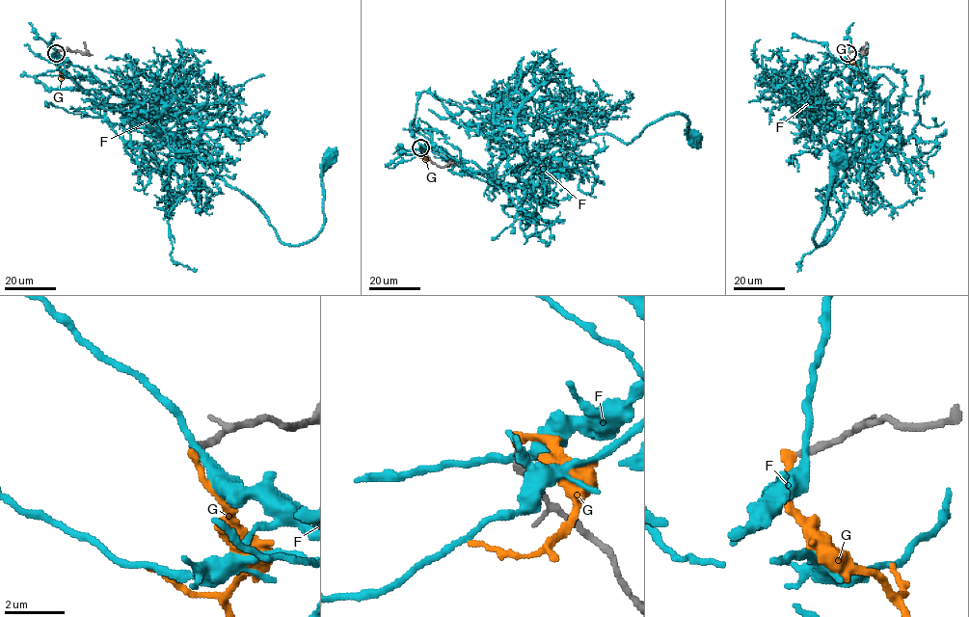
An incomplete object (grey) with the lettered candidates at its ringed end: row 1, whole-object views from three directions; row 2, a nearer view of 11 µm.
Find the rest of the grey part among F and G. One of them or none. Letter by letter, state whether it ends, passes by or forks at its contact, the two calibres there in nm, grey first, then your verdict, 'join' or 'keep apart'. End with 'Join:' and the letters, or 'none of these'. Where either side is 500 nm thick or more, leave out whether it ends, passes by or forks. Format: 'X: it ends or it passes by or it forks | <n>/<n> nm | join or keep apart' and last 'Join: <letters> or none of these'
F: it passes by | 280/280 nm | keep apart
G: it ends | 260/260 nm | join
Join: G

